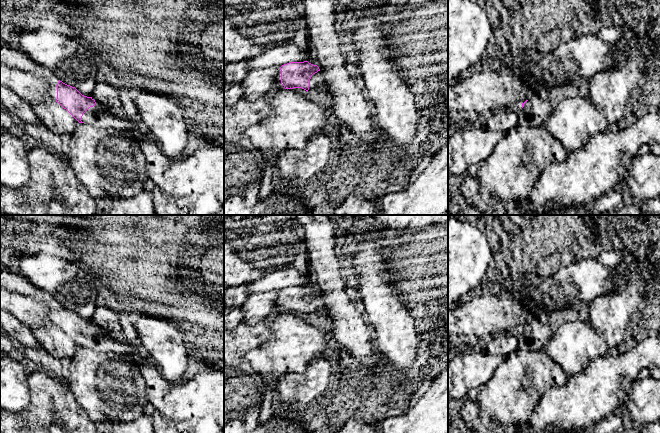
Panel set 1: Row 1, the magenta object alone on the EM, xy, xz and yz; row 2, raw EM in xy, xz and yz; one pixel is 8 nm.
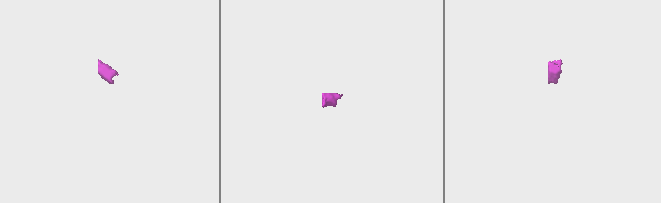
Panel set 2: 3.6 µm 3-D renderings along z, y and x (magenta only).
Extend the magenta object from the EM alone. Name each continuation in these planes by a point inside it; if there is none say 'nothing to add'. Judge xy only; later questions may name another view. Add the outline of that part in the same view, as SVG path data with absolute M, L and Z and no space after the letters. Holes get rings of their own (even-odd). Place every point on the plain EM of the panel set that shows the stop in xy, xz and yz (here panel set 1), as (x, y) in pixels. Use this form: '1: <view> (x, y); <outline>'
1: xy (11, 279); M0 258L0 287L22 295L30 296L36 302L44 304L49 310L51 322L57 323L58 300L52 295L35 287L12 263Z
2: xy (98, 340); M97 327L90 331L82 340L84 348L90 348L99 352L115 352L137 360L141 351L132 344L121 340L115 335L104 332Z

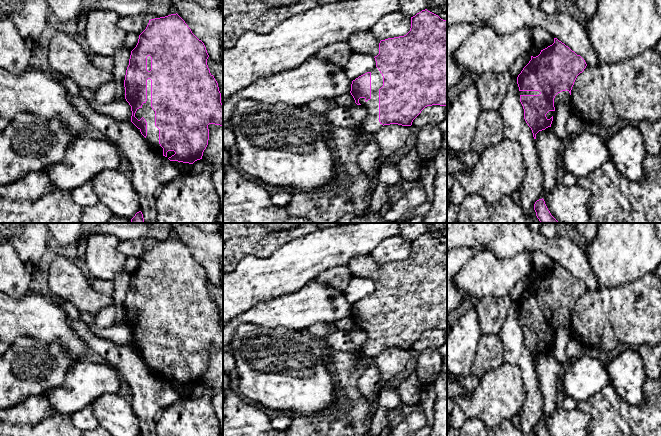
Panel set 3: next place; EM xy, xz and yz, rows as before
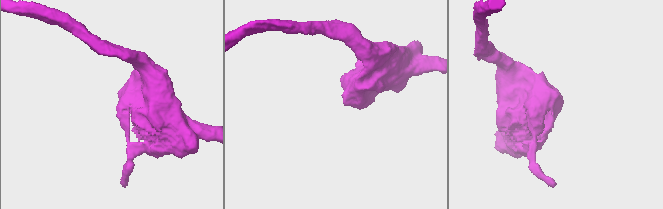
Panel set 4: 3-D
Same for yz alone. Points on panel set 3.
1: yz (520, 316); M519 315L520 319L539 319L539 315Z

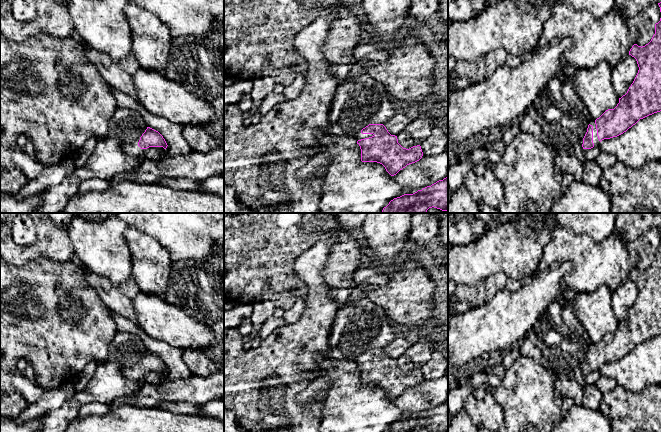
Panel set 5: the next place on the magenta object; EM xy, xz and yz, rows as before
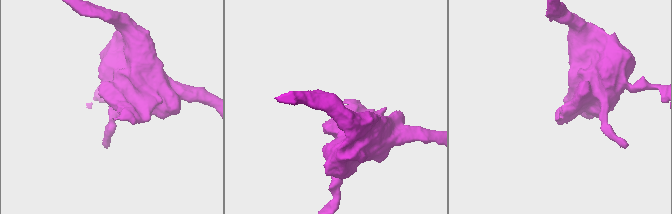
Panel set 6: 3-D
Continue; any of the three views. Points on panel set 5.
1: xz (358, 359); M361 355L357 356L353 361L357 364L365 363L374 360L373 358L362 358Z

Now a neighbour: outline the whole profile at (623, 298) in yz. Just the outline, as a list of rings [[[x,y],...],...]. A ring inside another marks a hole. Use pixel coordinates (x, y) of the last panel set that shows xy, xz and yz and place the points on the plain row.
[[[629,278],[612,293],[612,308],[619,322],[627,317],[638,294],[636,283]]]

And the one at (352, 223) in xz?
[[[334,213],[340,230],[353,235],[360,235],[367,213]]]

